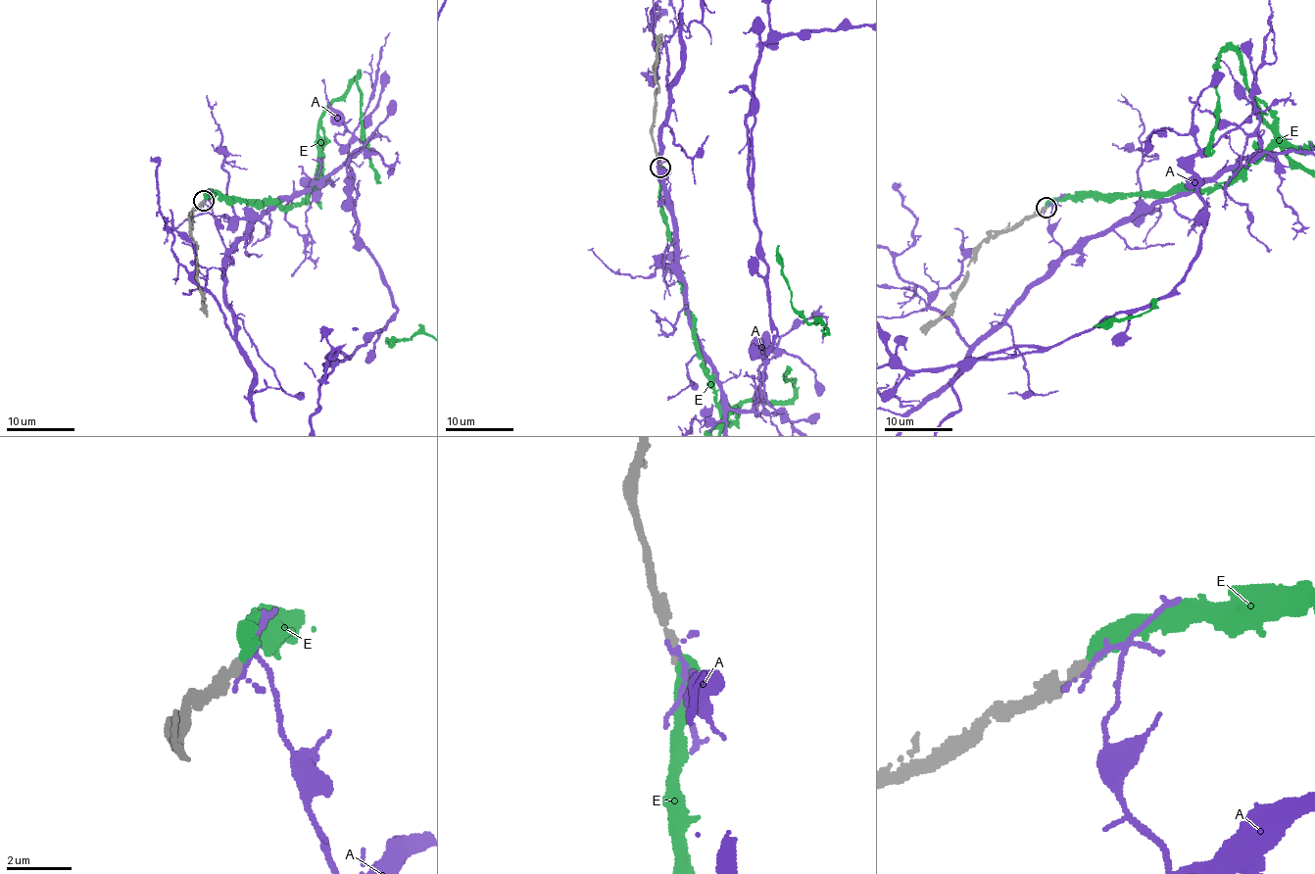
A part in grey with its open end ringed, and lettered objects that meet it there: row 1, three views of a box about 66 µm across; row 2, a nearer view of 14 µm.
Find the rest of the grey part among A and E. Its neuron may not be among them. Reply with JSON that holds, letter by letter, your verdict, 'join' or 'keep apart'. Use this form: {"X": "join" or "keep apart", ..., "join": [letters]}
{"A": "keep apart", "E": "join", "join": ["E"]}

